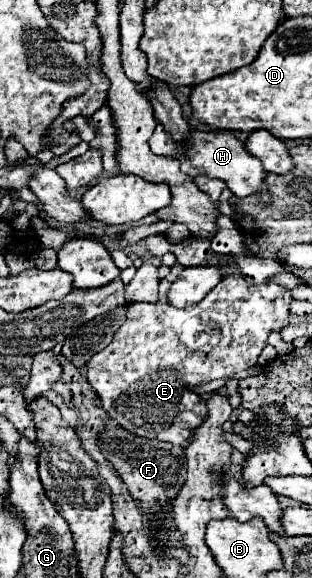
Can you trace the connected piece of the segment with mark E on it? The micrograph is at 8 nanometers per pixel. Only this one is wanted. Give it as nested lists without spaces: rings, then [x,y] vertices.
[[[235,270],[229,272],[199,304],[189,308],[173,308],[169,302],[159,300],[157,304],[131,302],[125,310],[125,324],[113,336],[113,342],[97,352],[87,362],[87,380],[101,398],[101,406],[109,418],[117,420],[121,428],[141,436],[187,446],[193,428],[197,428],[207,414],[205,402],[193,394],[187,386],[211,382],[217,378],[229,378],[241,370],[257,364],[261,350],[267,344],[271,330],[281,330],[289,324],[291,292],[279,284],[247,284],[245,278]]]

